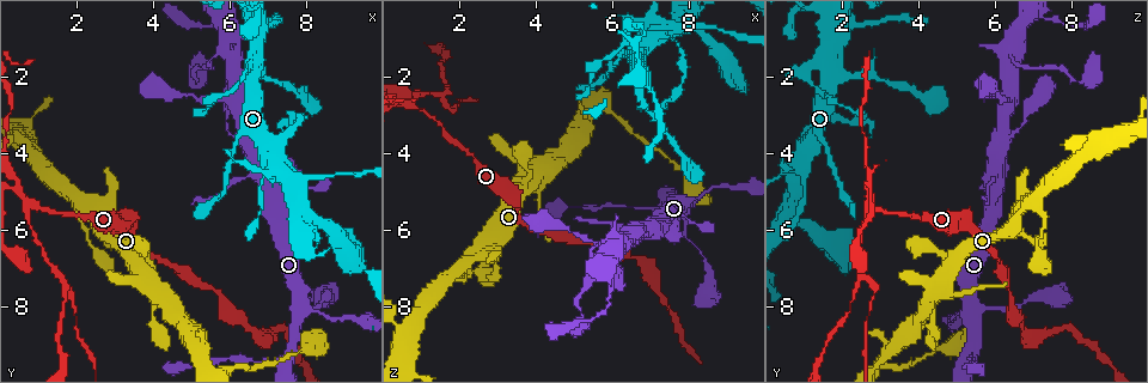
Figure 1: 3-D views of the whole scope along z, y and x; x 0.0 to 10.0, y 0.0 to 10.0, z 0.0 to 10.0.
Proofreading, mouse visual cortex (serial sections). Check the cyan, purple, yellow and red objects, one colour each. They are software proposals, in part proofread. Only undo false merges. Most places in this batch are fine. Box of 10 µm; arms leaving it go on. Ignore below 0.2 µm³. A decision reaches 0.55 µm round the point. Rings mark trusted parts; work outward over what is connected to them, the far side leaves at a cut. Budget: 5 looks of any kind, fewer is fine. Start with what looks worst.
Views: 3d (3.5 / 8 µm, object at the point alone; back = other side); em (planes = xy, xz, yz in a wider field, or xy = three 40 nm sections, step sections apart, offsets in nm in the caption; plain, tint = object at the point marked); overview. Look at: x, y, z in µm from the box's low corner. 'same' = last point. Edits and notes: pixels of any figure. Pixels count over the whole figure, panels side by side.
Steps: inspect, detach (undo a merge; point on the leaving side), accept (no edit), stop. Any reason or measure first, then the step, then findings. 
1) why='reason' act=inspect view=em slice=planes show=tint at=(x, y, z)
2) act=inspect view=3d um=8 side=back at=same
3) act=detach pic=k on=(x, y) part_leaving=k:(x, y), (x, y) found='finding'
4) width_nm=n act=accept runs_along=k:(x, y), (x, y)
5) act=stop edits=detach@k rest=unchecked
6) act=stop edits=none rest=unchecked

why='branch point' act=inspect view=3d um=3.5 side=back at=(0.90, 5.40, 2.80)

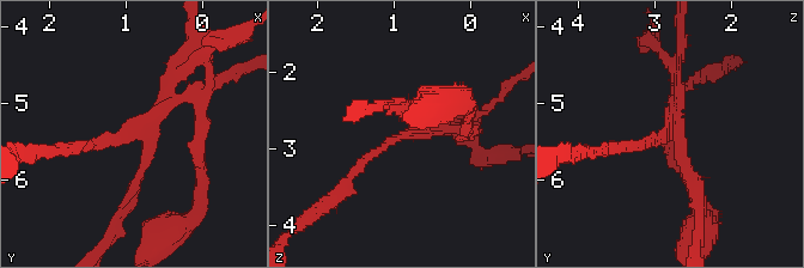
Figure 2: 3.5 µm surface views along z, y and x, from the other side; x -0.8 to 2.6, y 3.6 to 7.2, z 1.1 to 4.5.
arms=3 arm_widths_nm=150,150,150 act=inspect view=em slice=xy step=1 show=tint at=(0.90, 5.40, 2.85)

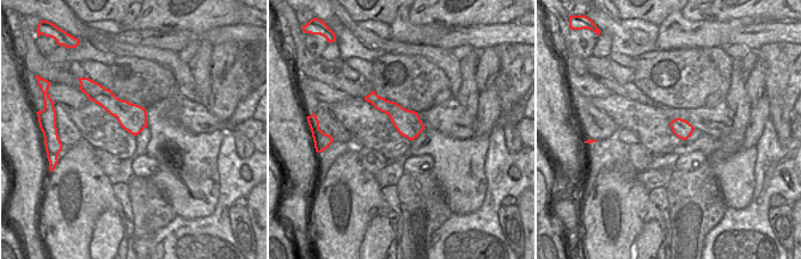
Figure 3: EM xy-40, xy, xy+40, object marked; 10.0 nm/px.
act=detach pic=2 on=(680, 41) border=3:(109, 111), (130, 130) found='a second cell is stuck on'

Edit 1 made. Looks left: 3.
why='thin arm on a thick one' act=inspect view=3d um=3.5 at=(7.85, 8.00, 5.40)

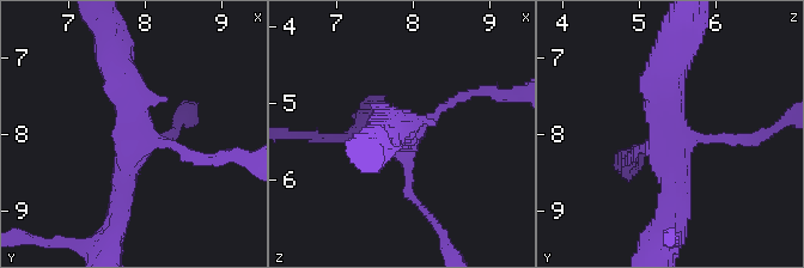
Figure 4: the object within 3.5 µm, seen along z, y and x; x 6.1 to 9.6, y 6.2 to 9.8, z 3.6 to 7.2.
arms=4 arm_widths_nm=150,150,300,500 why='now the EM' act=inspect view=em slice=xy step=3 show=tint at=(7.85, 8.05, 5.40)

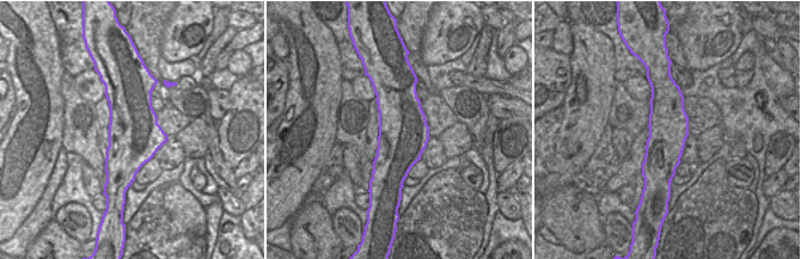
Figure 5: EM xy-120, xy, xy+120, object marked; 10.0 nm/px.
act=accept runs_along=4:(111, 52), (133, 107), (119, 214) found='continuous, no second cell'

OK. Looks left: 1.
act=stop edits=detach@2 rest=unchecked

